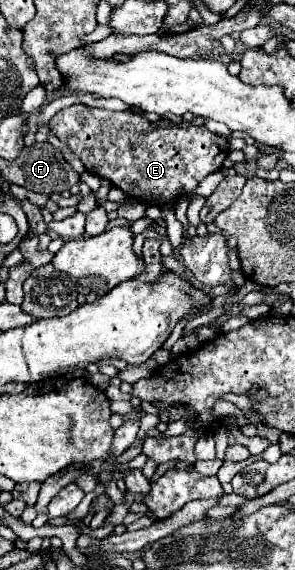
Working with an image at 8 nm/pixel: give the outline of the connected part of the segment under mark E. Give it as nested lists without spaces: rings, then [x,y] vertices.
[[[74,104],[54,114],[50,130],[70,146],[70,150],[84,162],[86,170],[106,178],[122,188],[126,196],[134,196],[146,206],[172,202],[180,192],[194,190],[204,176],[220,170],[228,156],[228,140],[212,134],[206,126],[154,128],[134,110],[110,112]]]

